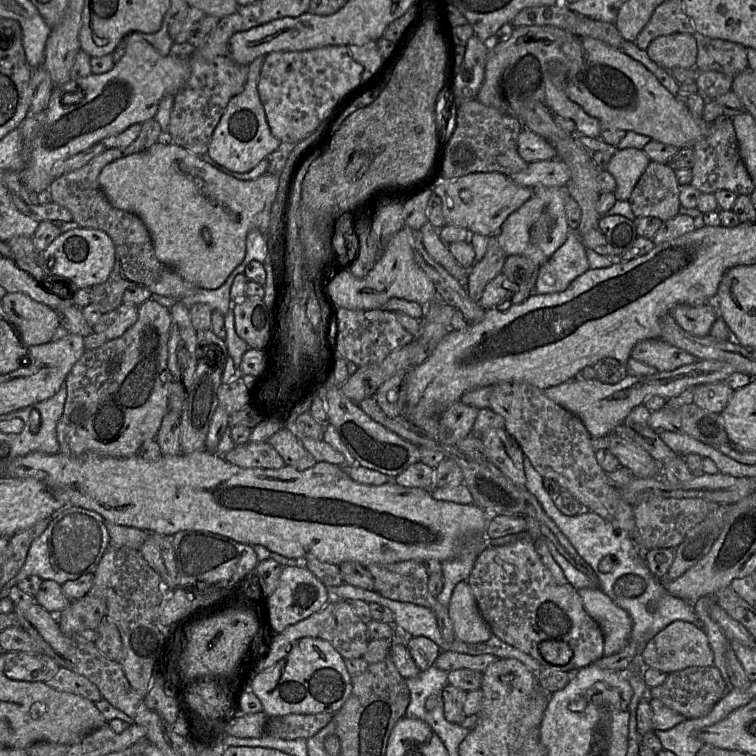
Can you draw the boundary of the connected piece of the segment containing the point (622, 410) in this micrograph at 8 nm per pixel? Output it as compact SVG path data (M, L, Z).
M698 359L672 371L656 372L649 376L627 375L616 384L604 384L597 379L571 379L546 388L543 392L556 404L576 415L591 437L602 437L612 433L633 408L642 405L649 397L661 396L667 400L680 395L689 387L724 381L736 371L733 365L725 361Z

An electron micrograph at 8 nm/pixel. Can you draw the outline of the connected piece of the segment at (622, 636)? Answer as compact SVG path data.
M592 586L577 591L582 604L600 626L604 637L604 655L621 651L629 642L632 620L627 611L617 606L599 587Z

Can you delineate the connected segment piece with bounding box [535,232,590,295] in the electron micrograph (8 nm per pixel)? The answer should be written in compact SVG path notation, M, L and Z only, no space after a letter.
M569 232L566 242L556 250L547 262L539 266L535 293L542 295L565 291L577 277L589 269L586 248L579 235L576 232Z

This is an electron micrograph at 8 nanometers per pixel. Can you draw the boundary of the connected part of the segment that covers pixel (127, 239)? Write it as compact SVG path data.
M150 119L141 124L139 136L124 148L109 148L90 160L86 165L55 179L49 186L52 201L68 209L73 220L81 228L93 228L106 232L115 247L115 263L108 279L92 287L92 304L99 307L103 314L115 310L123 304L123 293L131 286L140 286L151 293L180 299L198 292L198 288L185 281L174 269L161 263L154 251L149 230L144 222L134 213L120 210L111 205L99 184L99 174L109 163L140 153L154 145L161 133L160 124Z

